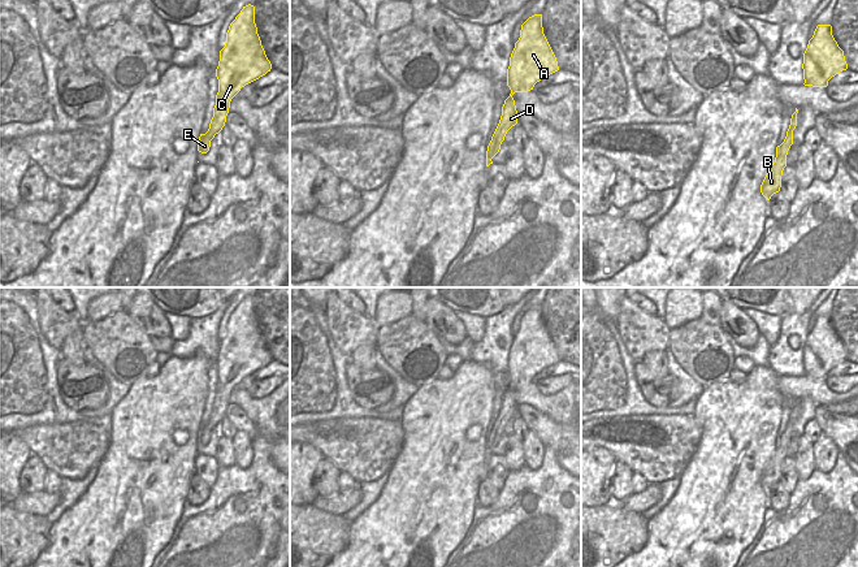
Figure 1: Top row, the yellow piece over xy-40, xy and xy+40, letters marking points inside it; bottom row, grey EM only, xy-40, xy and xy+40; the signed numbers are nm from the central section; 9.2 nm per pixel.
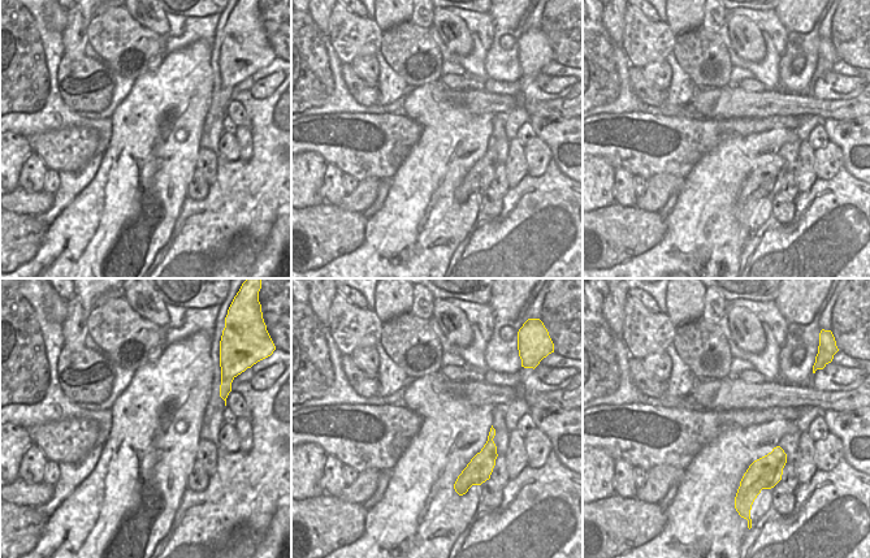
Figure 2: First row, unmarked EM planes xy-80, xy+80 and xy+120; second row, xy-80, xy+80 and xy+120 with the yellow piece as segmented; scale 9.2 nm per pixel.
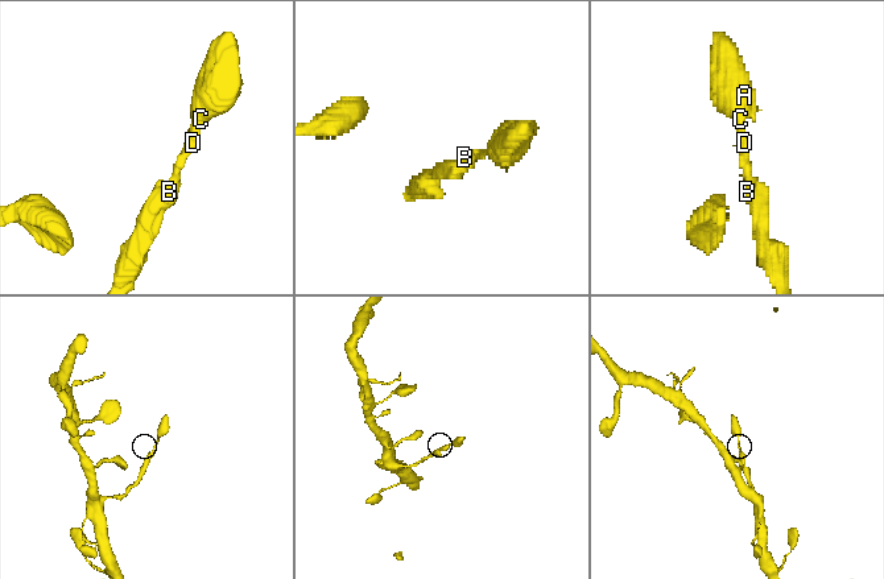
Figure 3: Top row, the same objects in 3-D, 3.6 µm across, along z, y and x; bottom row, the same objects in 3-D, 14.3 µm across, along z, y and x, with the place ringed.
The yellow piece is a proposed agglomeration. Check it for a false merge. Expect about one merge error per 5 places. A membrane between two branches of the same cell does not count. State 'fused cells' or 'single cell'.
single cell

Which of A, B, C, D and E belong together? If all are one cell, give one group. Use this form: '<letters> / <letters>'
A B C D E

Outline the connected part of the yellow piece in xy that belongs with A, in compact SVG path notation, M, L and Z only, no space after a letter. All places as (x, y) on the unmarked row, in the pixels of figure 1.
M542 306L529 308L520 321L520 329L510 349L507 360L507 377L510 388L502 398L499 415L491 428L486 442L486 458L499 443L507 423L517 415L517 402L512 386L528 384L545 368L559 362L556 349L543 325Z

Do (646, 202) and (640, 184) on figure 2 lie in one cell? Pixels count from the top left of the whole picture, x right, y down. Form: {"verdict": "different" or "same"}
{"verdict": "different"}

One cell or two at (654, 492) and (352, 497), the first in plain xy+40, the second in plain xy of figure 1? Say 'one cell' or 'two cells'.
one cell

